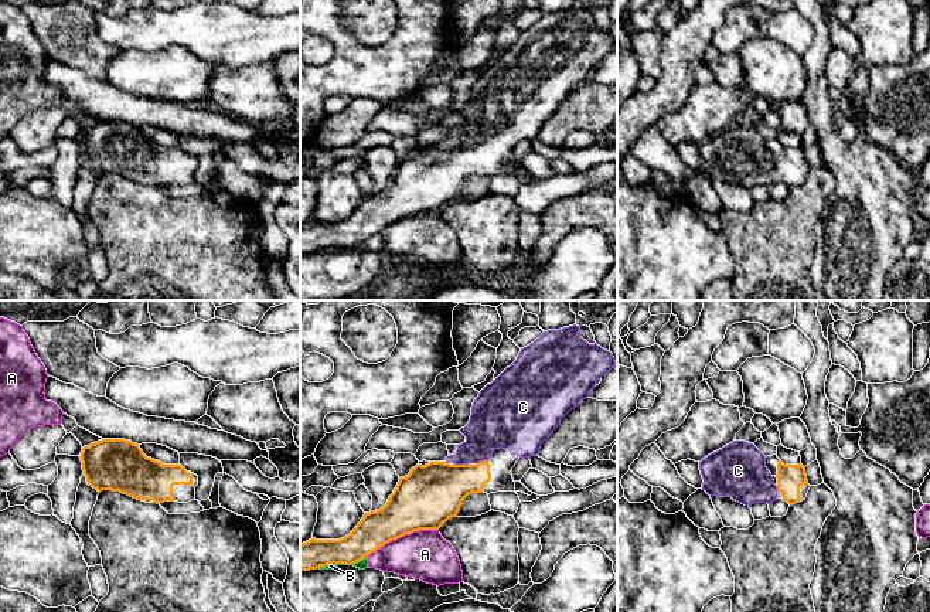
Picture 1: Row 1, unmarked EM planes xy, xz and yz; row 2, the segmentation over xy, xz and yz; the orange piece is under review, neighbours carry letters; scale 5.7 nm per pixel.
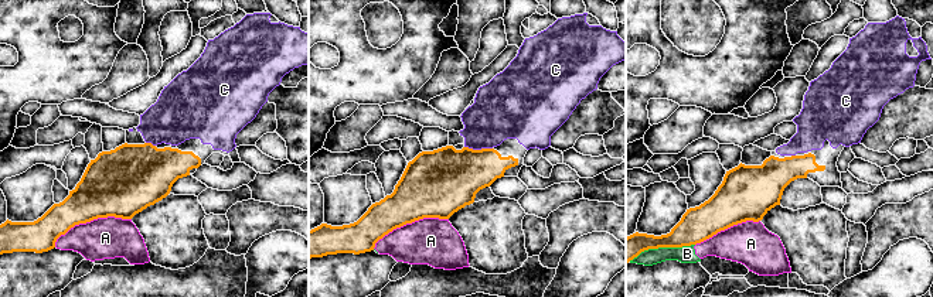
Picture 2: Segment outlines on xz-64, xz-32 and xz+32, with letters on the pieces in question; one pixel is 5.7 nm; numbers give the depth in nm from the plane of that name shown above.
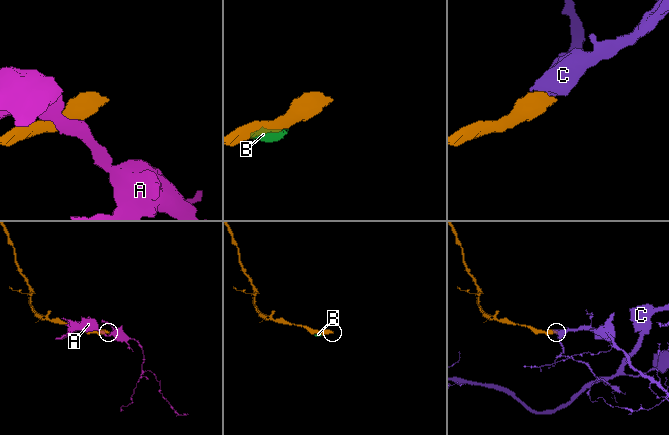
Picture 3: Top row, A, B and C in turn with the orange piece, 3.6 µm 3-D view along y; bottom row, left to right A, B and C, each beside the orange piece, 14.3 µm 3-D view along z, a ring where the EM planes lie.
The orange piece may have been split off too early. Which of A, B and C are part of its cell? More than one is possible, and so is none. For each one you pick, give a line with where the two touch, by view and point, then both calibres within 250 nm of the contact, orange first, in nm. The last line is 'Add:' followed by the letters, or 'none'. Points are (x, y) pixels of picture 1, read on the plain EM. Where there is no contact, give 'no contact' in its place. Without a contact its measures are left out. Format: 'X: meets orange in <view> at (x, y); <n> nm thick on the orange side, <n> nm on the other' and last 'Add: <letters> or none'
C: meets orange in xz at (462, 148); 340 nm thick on the orange side, 240 nm on the other
Add: C

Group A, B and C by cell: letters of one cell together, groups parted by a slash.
A B / C

